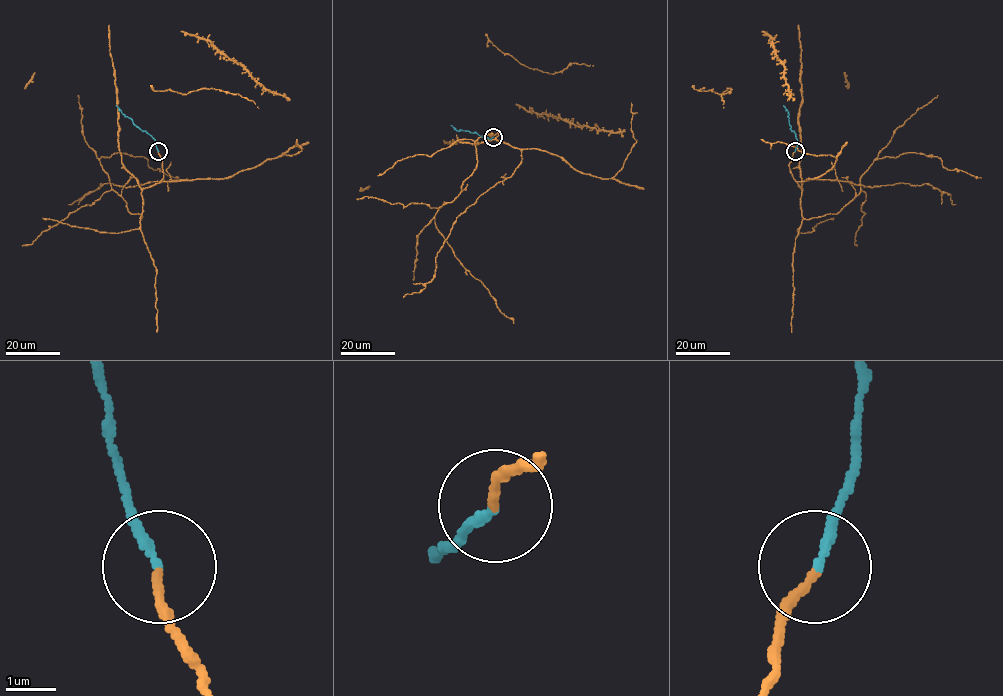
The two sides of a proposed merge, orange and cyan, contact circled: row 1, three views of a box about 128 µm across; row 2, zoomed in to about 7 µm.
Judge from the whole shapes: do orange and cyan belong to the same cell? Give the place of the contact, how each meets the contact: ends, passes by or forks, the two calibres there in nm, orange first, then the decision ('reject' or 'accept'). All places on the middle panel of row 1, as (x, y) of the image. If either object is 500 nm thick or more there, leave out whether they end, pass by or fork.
(493, 137) | orange ends | cyan ends | 160/180 nm | accept

